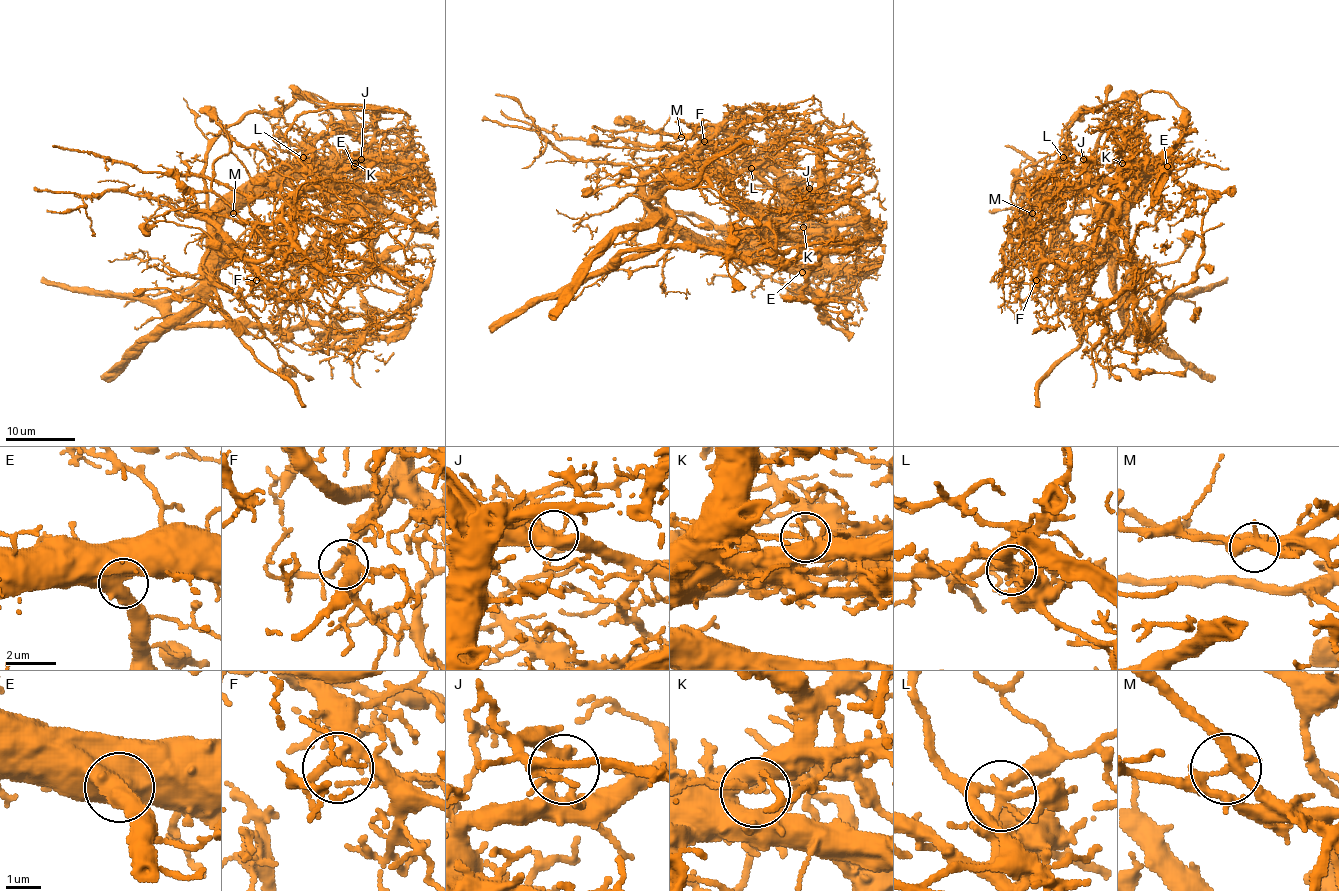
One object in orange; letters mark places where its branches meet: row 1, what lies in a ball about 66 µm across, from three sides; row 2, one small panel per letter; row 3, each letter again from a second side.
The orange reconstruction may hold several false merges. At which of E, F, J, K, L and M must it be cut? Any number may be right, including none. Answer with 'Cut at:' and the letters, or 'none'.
Cut at: K, L, M

